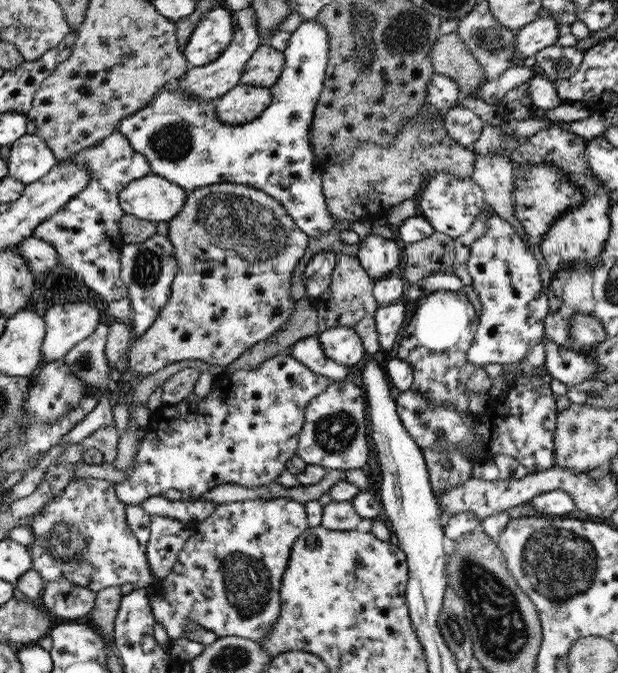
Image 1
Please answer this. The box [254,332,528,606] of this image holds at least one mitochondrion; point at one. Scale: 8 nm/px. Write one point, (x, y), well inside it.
(336, 431)

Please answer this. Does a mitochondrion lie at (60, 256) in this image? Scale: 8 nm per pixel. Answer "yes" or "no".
no

